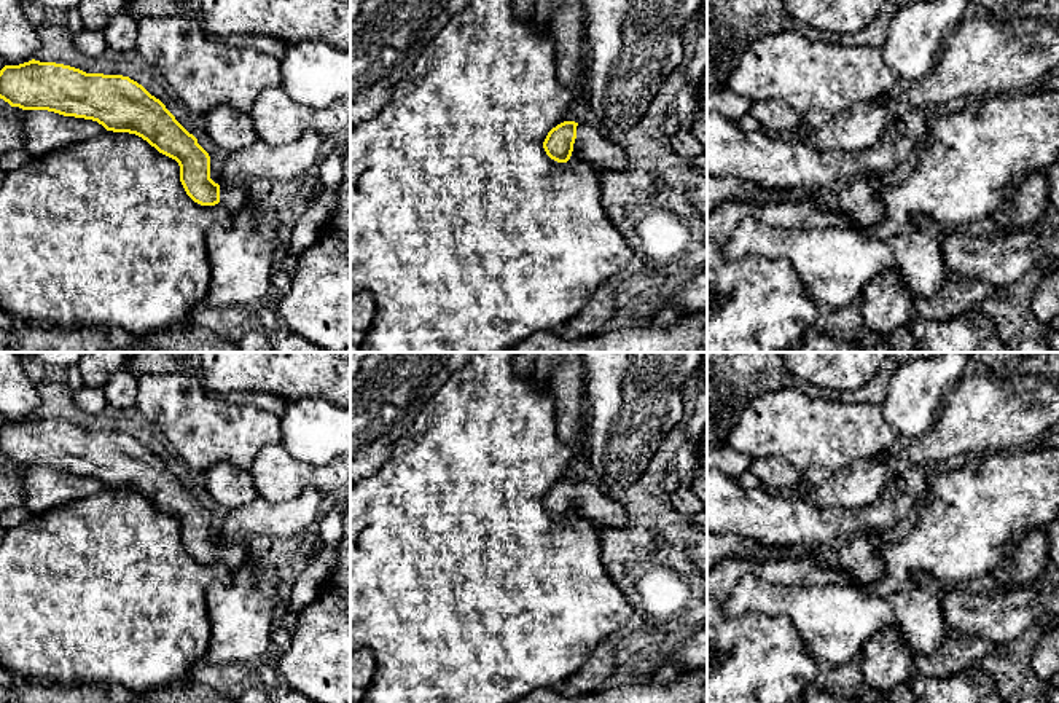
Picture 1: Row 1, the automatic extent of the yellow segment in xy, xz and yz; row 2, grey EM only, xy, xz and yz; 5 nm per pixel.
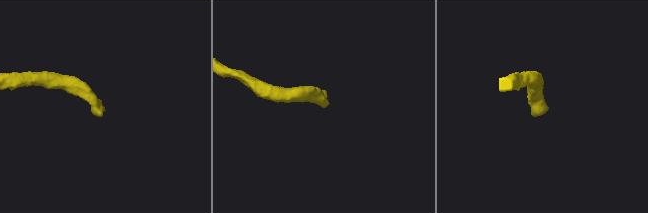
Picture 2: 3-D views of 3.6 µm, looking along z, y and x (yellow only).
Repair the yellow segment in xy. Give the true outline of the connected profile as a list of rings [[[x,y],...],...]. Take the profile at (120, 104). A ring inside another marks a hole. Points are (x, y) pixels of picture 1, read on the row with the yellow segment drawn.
[[[29,61],[0,70],[0,99],[22,110],[48,110],[92,120],[107,131],[142,137],[180,166],[186,194],[201,206],[221,202],[233,215],[250,199],[247,180],[218,185],[210,179],[210,156],[166,105],[123,75]]]

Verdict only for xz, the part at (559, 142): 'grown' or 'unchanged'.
grown

